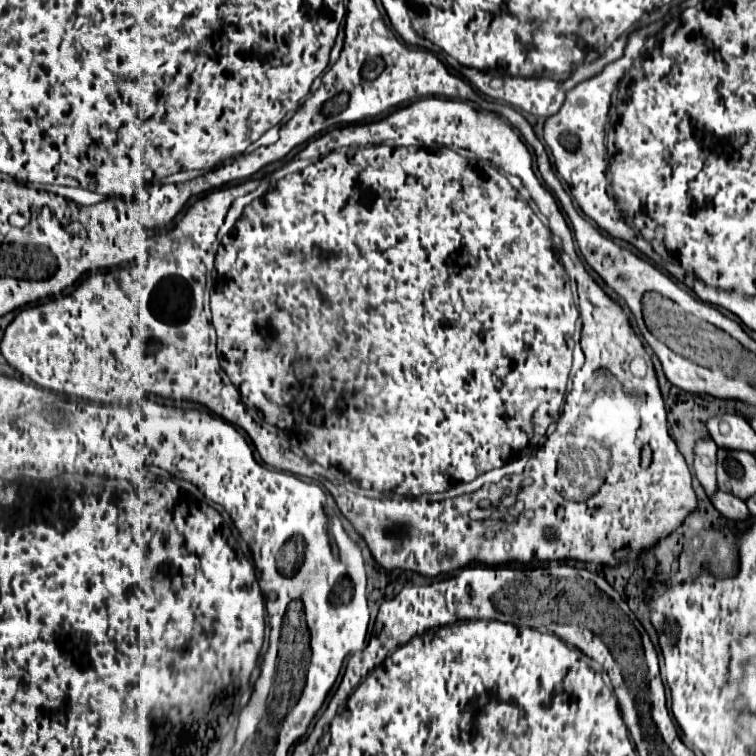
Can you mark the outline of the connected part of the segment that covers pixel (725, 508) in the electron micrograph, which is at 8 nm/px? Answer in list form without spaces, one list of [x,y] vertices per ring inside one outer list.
[[[717,490],[713,496],[711,496],[711,504],[727,518],[731,520],[745,520],[749,516],[749,510],[745,506],[745,502],[729,492],[721,492]]]

